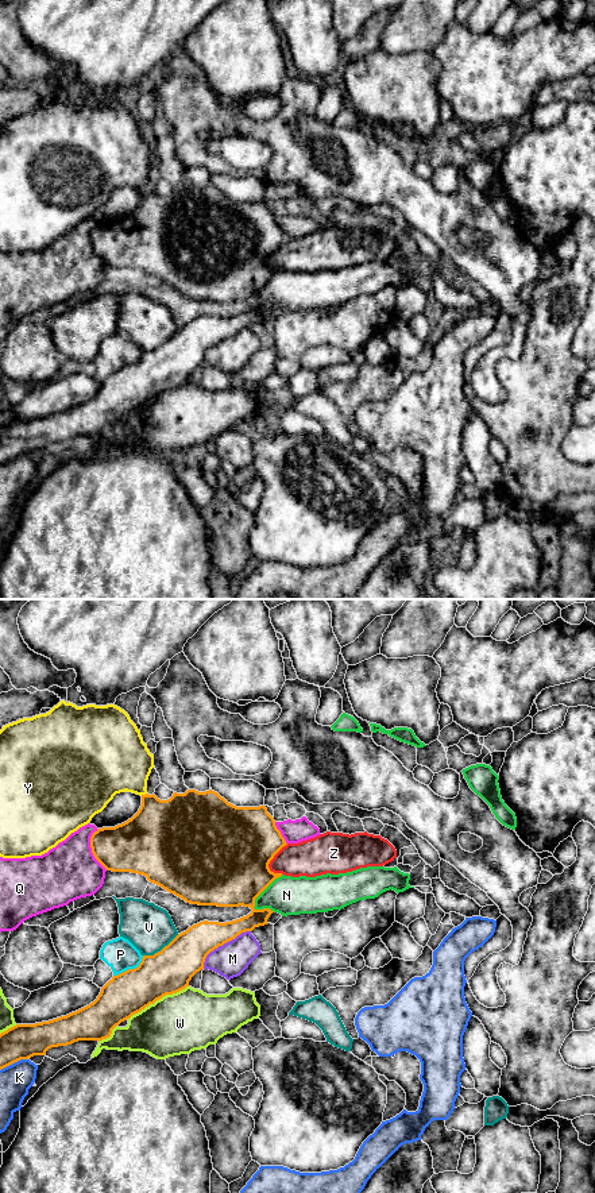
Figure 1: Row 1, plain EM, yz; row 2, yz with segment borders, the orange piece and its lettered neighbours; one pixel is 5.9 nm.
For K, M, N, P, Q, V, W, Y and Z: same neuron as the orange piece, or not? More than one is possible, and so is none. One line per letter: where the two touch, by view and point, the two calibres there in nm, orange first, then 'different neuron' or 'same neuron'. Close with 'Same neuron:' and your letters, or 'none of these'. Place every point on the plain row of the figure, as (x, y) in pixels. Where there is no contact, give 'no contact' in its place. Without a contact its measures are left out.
K: meets orange in yz at (14, 458); 200 nm thick on the orange side, 190 nm on the other; different neuron
M: meets orange in yz at (221, 340); 240 nm thick on the orange side, 200 nm on the other; different neuron
N: meets orange in yz at (263, 285); 480 nm thick on the orange side, 240 nm on the other; different neuron
P: meets orange in yz at (130, 365); 260 nm thick on the orange side, 190 nm on the other; different neuron
Q: meets orange in yz at (92, 244); 300 nm thick on the orange side, 340 nm on the other; different neuron
V: meets orange in yz at (162, 344); 260 nm thick on the orange side, 280 nm on the other; different neuron
W: meets orange in yz at (158, 394); 260 nm thick on the orange side, 360 nm on the other; different neuron
Y: meets orange in yz at (143, 190); 380 nm thick on the orange side, 360 nm on the other; different neuron
Z: meets orange in yz at (273, 253); 480 nm thick on the orange side, 220 nm on the other; different neuron
Same neuron: none of these

